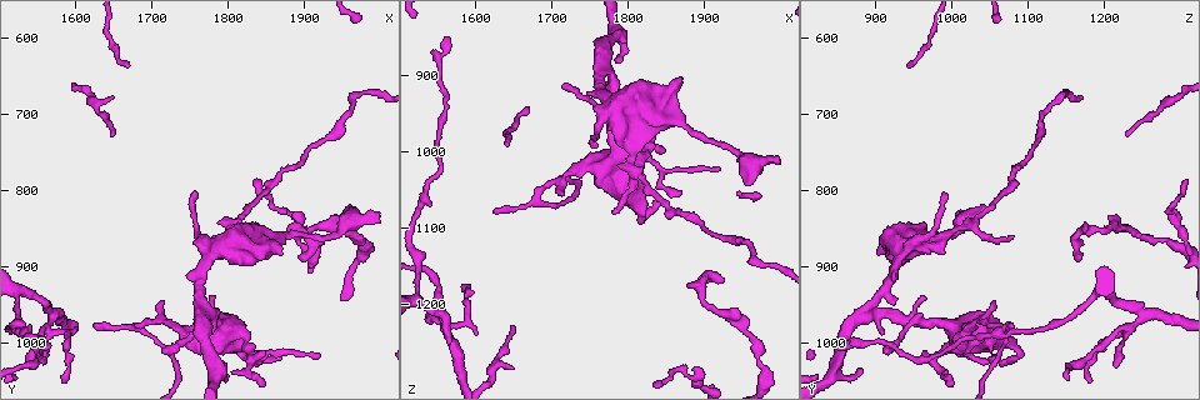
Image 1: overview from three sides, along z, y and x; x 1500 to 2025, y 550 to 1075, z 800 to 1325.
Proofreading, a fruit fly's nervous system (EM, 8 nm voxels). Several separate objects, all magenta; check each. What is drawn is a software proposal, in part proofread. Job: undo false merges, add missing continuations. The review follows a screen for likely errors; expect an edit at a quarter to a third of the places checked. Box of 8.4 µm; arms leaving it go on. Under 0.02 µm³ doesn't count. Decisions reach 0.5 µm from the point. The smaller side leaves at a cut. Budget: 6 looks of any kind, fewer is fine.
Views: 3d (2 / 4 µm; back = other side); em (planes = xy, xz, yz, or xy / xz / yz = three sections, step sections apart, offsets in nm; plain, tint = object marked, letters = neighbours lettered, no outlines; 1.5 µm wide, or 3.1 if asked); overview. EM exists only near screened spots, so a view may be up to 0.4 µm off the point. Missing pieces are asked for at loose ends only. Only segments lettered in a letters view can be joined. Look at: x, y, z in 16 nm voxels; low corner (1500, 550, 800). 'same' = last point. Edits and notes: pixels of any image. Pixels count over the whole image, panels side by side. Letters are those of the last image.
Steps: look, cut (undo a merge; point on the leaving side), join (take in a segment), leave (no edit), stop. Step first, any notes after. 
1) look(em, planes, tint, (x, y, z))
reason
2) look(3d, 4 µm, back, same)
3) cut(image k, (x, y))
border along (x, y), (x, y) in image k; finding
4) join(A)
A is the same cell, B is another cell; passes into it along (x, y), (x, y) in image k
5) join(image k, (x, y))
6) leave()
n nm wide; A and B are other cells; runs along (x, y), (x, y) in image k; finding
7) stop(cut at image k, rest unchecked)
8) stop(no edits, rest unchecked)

look(em, planes, tint, (1570, 960, 1245))
three arms meet

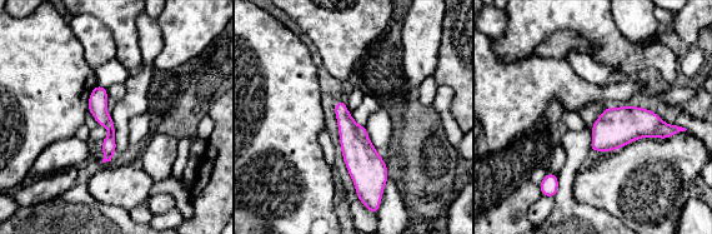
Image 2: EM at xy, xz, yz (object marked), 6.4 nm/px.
look(em, planes, letters, same)

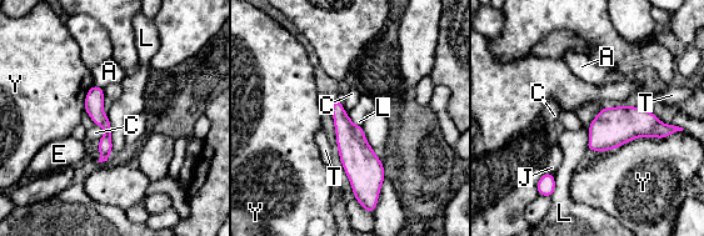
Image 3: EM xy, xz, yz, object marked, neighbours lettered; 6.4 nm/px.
leave()
120 nm wide; A, C, E, J, L, T and Y are other cells; all the same neuron

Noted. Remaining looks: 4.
look(em, planes, letters, (1955, 820, 1040))
tapers out

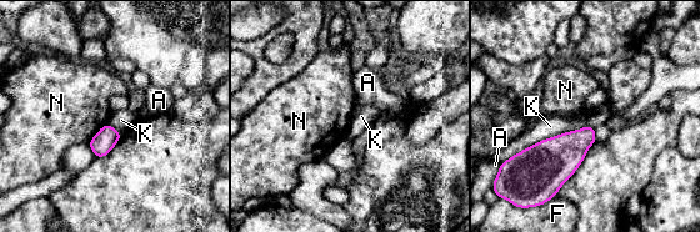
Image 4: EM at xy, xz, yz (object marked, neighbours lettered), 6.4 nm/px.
leave()
150 nm wide; A, F, K and N are other cells; border along (106, 122), (88, 141) in image 4; none of them fits

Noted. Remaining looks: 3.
look(em, planes, tint, (1970, 865, 1275))
a narrow waist

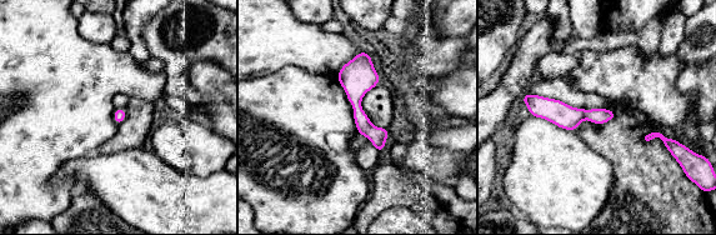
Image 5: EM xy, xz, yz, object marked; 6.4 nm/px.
look(em, planes, letters, same)

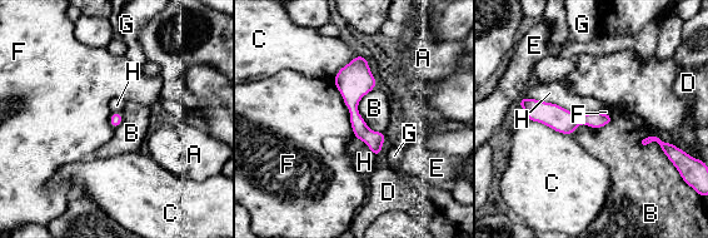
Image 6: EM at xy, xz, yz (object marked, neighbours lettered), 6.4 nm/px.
leave()
80 nm wide; A, B, C, D, E, F, G and H are other cells; border along (332, 80), (349, 112), (355, 137) in image 6; continuous, no second neuron

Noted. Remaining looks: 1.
stop(no edits, rest unchecked)

